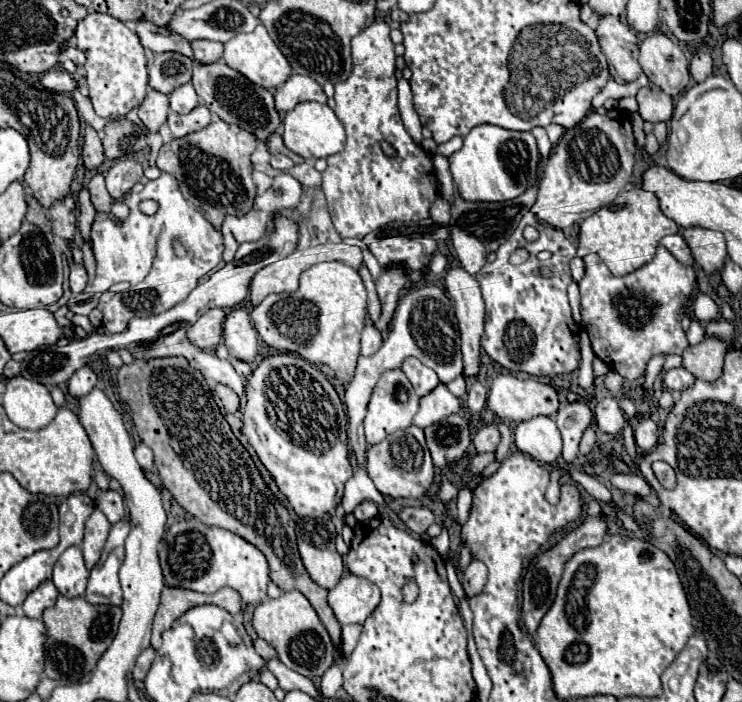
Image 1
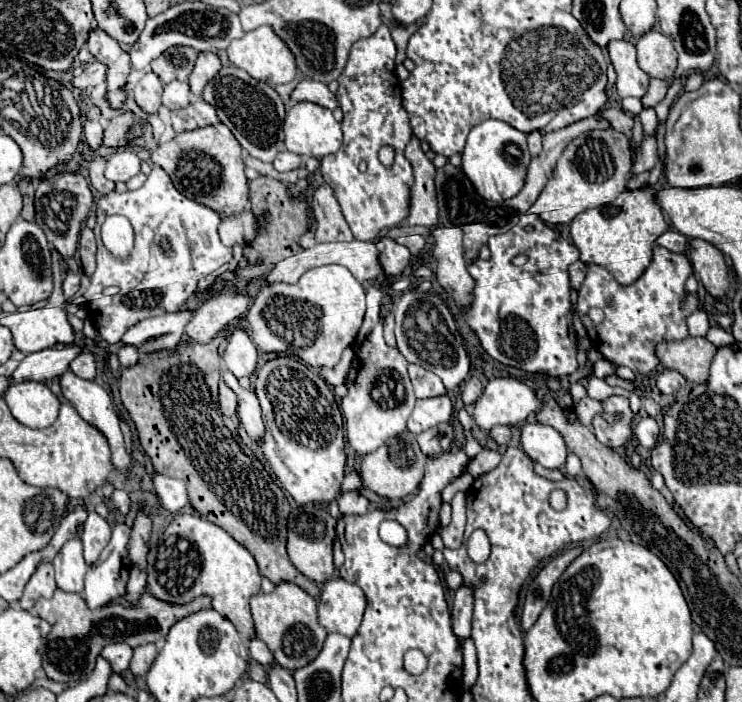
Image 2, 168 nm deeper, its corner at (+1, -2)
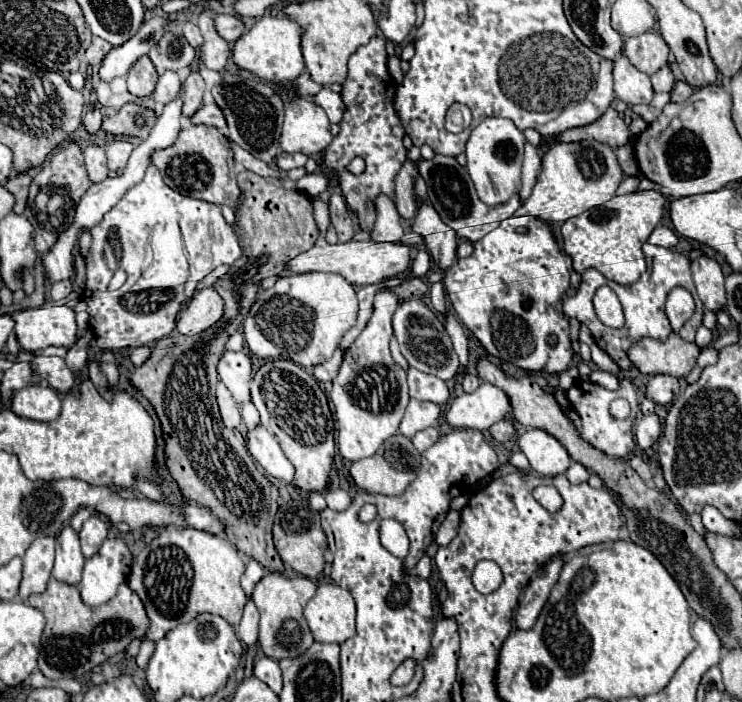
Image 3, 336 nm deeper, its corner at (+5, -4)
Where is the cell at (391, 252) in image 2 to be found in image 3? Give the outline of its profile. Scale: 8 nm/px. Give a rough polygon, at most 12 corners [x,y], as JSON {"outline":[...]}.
{"outline":[[379,195],[375,241],[399,241],[405,231],[389,197]]}

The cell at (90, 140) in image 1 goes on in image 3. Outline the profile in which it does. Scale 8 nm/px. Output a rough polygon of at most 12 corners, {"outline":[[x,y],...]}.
{"outline":[[89,107],[83,115],[87,133],[101,129],[101,111]]}

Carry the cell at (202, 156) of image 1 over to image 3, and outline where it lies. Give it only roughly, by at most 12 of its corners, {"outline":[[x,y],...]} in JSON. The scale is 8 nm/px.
{"outline":[[189,125],[151,161],[177,193],[235,209],[231,145]]}

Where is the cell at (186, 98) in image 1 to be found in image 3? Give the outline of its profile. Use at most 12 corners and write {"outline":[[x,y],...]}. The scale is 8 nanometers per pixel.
{"outline":[[175,71],[159,77],[153,99],[171,103],[181,89],[181,79]]}

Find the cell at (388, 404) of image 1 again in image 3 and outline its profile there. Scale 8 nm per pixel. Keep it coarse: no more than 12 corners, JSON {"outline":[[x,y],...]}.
{"outline":[[375,295],[329,397],[337,447],[371,457],[409,405],[389,353],[399,297]]}

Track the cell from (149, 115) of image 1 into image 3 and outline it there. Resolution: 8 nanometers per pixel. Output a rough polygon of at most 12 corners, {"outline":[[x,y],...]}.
{"outline":[[149,57],[133,65],[127,85],[135,97],[155,91],[157,73]]}

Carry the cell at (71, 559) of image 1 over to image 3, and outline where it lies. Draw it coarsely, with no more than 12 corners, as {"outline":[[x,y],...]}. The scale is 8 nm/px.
{"outline":[[65,525],[57,535],[53,577],[81,581],[85,557],[77,533]]}

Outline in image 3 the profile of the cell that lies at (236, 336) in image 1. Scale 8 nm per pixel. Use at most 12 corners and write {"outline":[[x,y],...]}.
{"outline":[[225,351],[219,379],[239,405],[249,401],[251,359]]}

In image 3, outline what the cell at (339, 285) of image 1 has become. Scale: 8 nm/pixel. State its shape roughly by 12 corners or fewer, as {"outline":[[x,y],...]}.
{"outline":[[337,273],[285,275],[243,321],[259,359],[305,369],[357,321]]}

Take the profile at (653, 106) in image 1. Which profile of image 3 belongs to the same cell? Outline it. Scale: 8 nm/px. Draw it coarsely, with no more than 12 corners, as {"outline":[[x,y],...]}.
{"outline":[[669,65],[651,75],[655,93],[671,91],[675,85]]}

